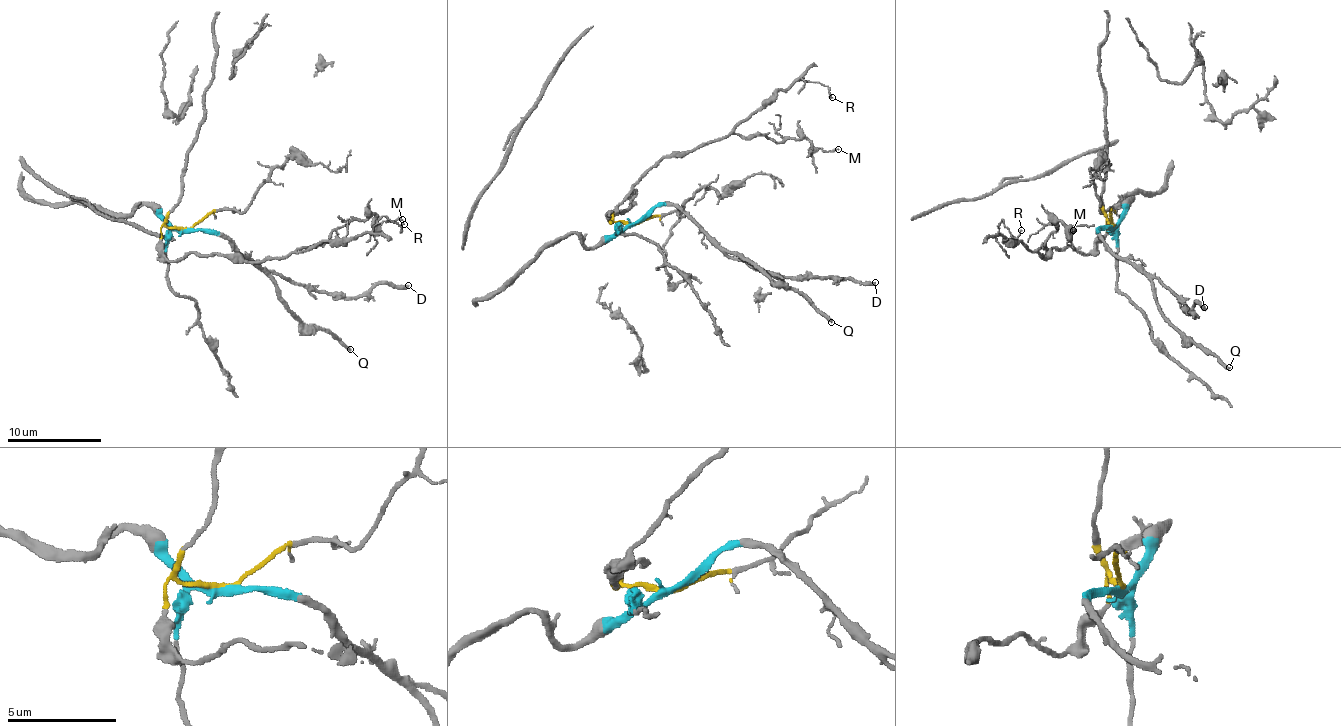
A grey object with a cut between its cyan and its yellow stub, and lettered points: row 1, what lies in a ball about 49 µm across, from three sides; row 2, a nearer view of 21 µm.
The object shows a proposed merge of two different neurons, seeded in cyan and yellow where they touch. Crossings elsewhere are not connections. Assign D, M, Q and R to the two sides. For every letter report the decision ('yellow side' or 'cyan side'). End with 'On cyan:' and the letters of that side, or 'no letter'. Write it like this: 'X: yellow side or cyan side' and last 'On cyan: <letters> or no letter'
D: cyan side
M: yellow side
Q: cyan side
R: yellow side
On cyan: D, Q

